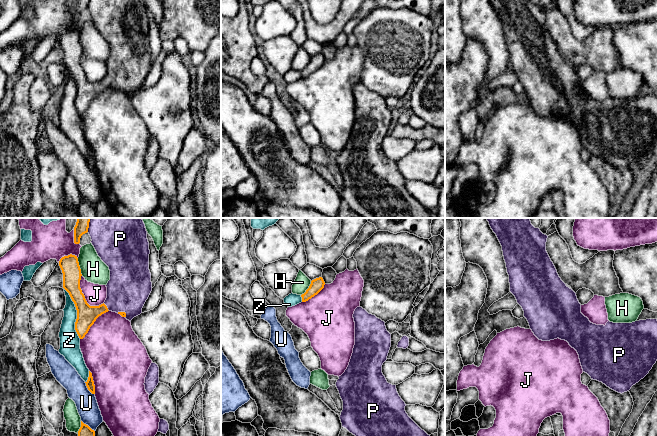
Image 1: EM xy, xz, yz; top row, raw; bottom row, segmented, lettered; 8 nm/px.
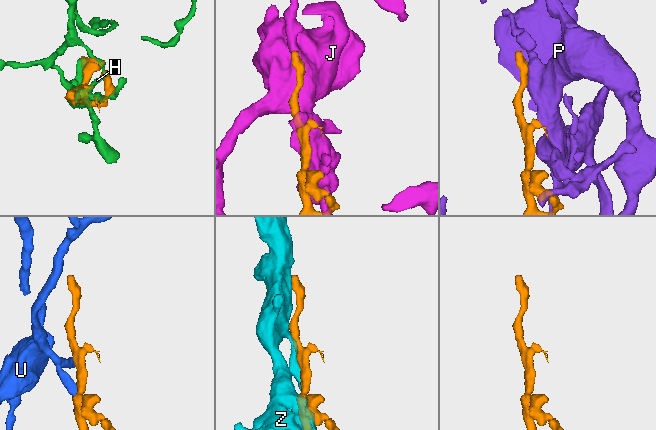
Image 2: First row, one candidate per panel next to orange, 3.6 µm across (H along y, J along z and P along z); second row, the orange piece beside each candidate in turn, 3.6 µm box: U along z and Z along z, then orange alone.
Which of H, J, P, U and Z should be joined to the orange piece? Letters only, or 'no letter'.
P

